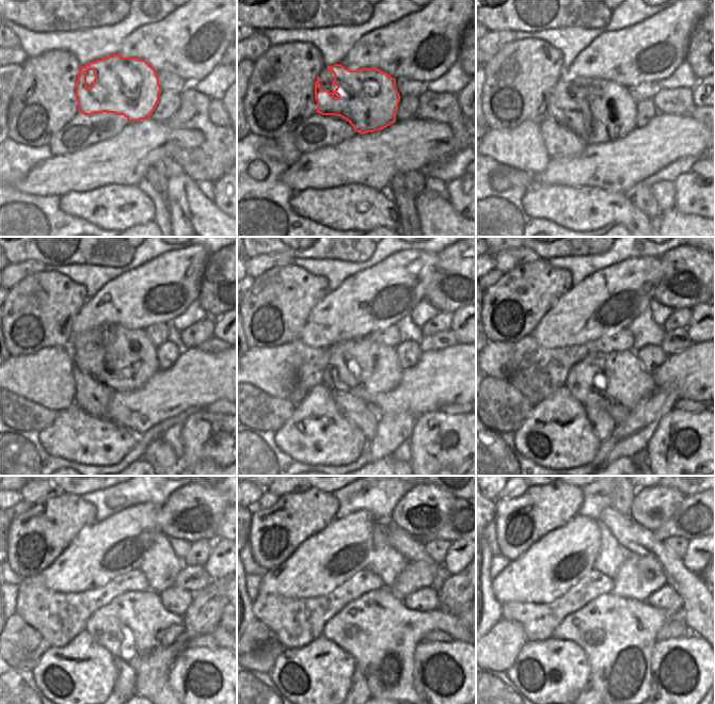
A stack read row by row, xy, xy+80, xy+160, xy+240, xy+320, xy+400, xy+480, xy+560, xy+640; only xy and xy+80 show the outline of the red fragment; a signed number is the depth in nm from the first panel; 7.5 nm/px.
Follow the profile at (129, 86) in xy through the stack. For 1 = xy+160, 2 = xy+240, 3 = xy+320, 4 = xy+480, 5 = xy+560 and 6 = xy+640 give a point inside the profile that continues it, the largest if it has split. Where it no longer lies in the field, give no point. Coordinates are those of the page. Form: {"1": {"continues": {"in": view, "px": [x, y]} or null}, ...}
{"1": {"continues": {"in": "xy+160", "px": [608, 107]}}, "2": {"continues": {"in": "xy+240", "px": [122, 358]}}, "3": {"continues": {"in": "xy+320", "px": [363, 368]}}, "4": {"continues": {"in": "xy+480", "px": [136, 627]}}, "5": {"continues": {"in": "xy+560", "px": [377, 629]}}, "6": {"continues": {"in": "xy+640", "px": [618, 635]}}}

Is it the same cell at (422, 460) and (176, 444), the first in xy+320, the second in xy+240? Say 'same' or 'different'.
different

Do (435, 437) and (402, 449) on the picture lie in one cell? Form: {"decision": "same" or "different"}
{"decision": "different"}

